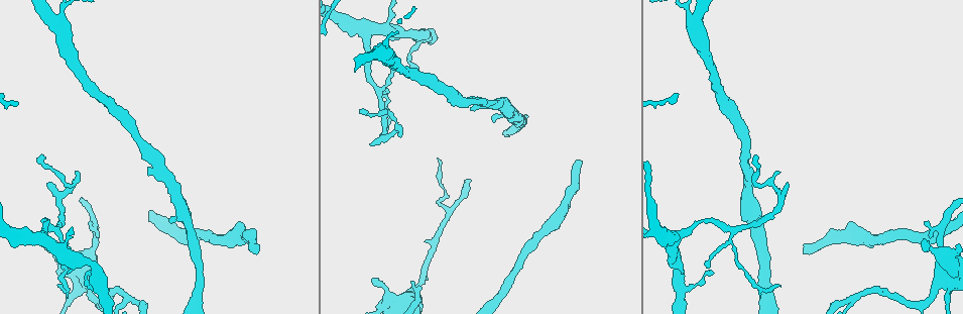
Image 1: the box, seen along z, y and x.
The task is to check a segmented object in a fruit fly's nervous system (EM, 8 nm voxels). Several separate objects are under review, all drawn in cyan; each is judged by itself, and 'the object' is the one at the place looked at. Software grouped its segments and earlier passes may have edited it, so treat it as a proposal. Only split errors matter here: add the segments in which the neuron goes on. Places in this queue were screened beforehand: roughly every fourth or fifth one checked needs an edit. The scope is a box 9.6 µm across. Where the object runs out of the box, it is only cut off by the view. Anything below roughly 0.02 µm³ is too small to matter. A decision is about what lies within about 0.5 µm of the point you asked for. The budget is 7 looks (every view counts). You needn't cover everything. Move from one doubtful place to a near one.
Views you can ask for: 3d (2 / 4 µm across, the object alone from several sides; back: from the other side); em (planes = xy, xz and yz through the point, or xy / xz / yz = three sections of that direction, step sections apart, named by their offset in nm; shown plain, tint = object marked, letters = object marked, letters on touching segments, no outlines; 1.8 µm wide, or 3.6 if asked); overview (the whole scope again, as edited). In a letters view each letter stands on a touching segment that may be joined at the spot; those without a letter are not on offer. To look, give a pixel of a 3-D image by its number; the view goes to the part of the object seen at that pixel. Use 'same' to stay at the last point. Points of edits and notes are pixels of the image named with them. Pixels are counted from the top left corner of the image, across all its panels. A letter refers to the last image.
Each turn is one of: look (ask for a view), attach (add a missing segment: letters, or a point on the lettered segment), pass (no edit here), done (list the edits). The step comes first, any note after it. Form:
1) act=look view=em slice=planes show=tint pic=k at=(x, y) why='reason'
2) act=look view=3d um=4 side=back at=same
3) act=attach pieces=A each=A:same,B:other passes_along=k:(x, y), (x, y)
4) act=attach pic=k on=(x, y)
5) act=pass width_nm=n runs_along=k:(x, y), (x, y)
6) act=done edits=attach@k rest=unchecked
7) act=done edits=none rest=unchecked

act=look view=3d um=4 side=back pic=1 at=(788, 184) why='branch stops here'

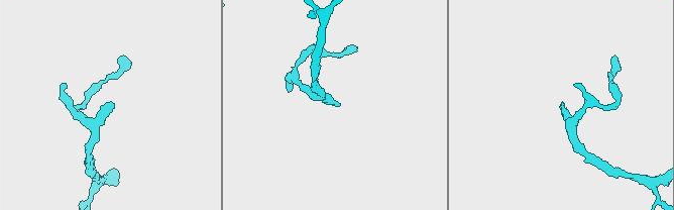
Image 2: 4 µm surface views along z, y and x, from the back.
act=look view=em slice=planes show=letters pic=2 at=(112, 102) why='shape alone is not enough'

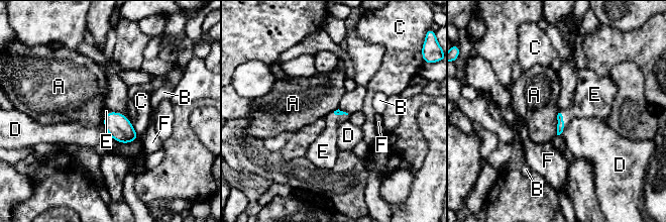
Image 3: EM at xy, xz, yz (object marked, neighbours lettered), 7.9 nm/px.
act=attach pieces=E longest_contact=E:140nm each=A:other,B:other,C:other,D:other,E:same,F:other found='the neuron continues'

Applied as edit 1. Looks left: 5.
act=look view=em slice=yz step=4 show=tint pic=1 at=(172, 218) why='an open end'

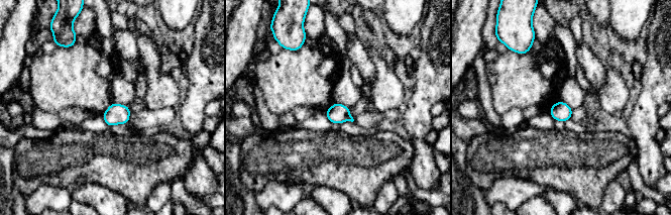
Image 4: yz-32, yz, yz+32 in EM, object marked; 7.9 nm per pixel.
act=look view=em slice=planes show=letters at=same why='cut it another way'

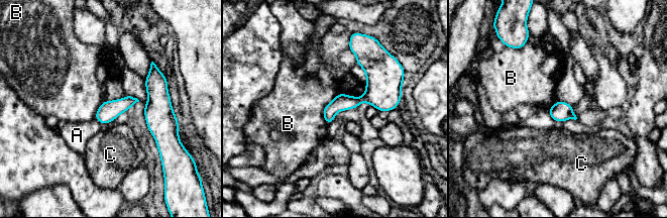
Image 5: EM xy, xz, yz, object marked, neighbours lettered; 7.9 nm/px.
act=pass each=A:other,B:other,C:other border=5:(339, 92), (323, 110), (327, 125) found='no lettered segment goes on from it'

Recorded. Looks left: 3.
act=look view=em slice=planes show=letters pic=1 at=(578, 161) why='free end'

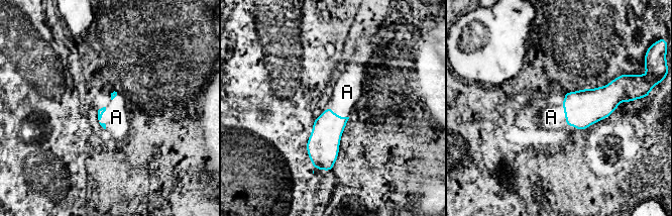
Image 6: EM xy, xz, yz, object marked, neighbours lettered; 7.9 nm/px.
act=attach pieces=A each=A:same passes_along=6:(582, 108), (566, 121), (551, 117) found='the neuron continues'

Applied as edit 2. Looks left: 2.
act=done edits=attach@3,attach@6 rest=unchecked

